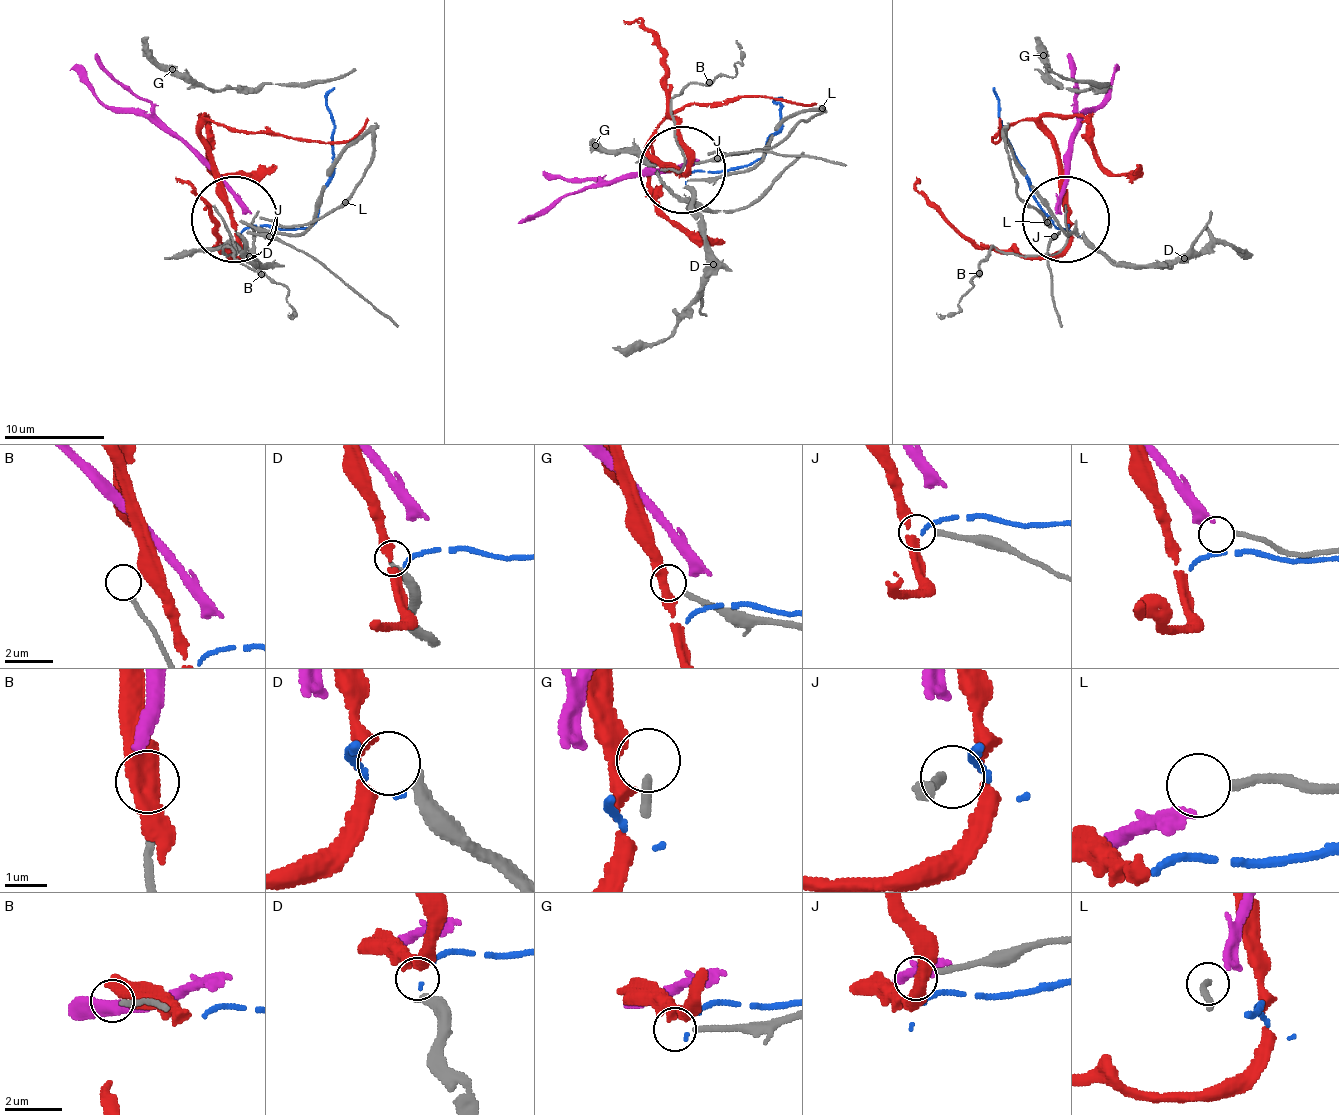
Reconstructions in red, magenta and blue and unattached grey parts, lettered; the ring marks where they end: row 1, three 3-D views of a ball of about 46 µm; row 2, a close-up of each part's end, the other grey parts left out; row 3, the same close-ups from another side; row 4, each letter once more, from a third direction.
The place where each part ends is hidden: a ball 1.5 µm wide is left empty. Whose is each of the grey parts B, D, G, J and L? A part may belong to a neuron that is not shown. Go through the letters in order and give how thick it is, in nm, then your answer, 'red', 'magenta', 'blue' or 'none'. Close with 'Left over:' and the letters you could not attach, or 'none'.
B: 190 nm | none
D: 360 nm | red
G: 200 nm | none
J: 220 nm | none
L: 200 nm | none
Left over: B, G, J, L

